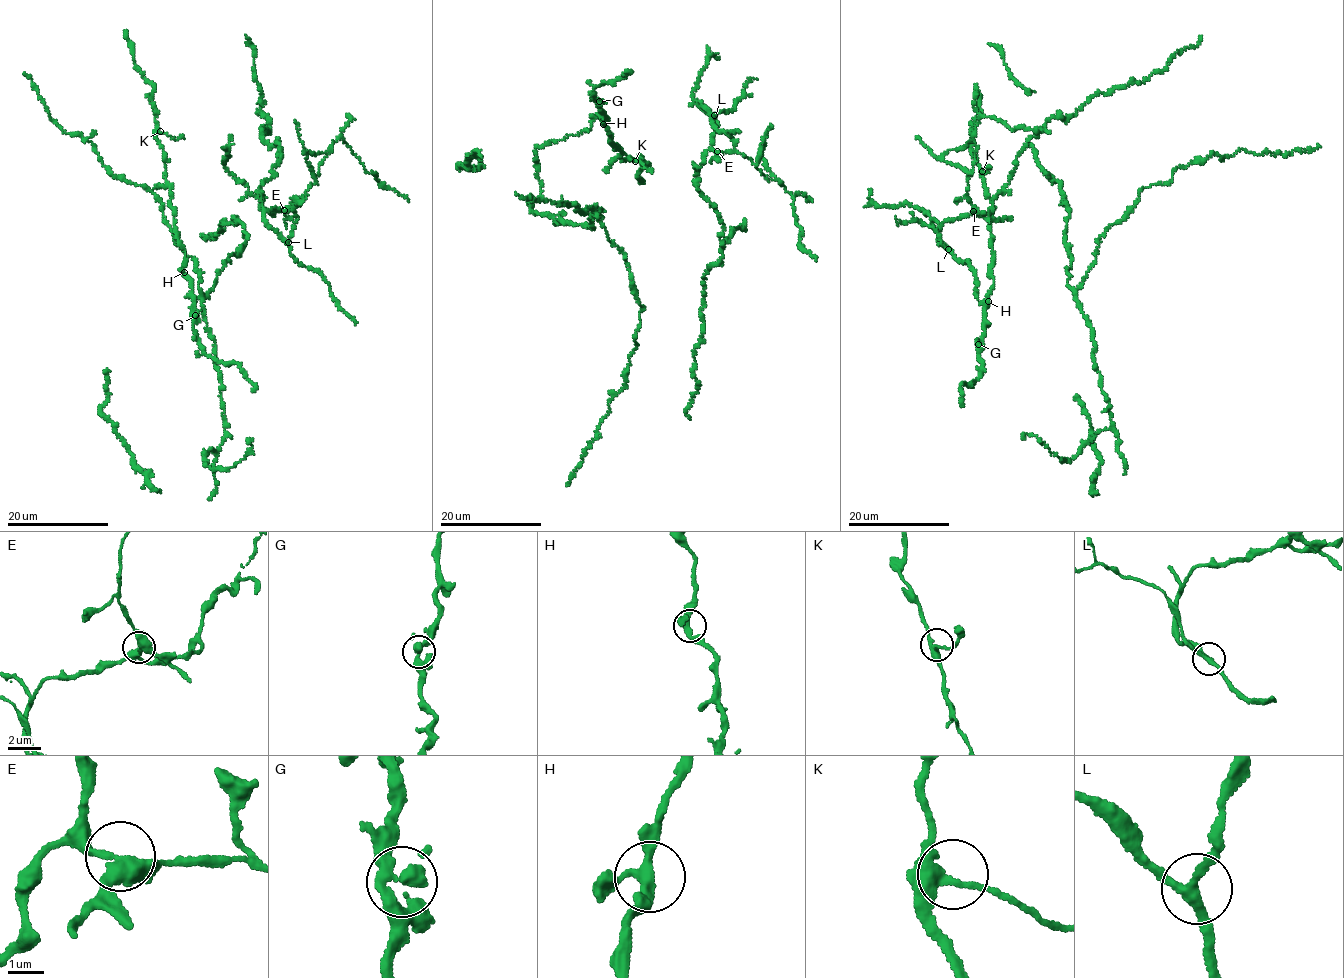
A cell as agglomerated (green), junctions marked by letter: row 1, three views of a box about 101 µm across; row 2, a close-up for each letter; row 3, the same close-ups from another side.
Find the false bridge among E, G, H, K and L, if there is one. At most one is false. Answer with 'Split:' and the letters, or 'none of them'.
Split: E

